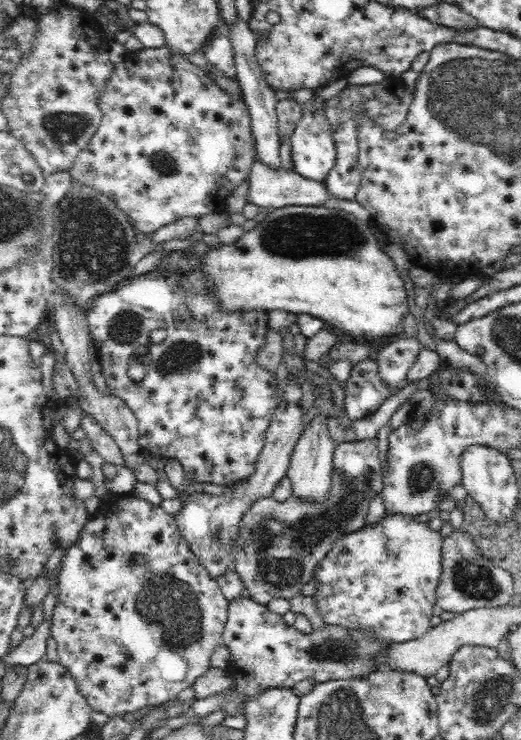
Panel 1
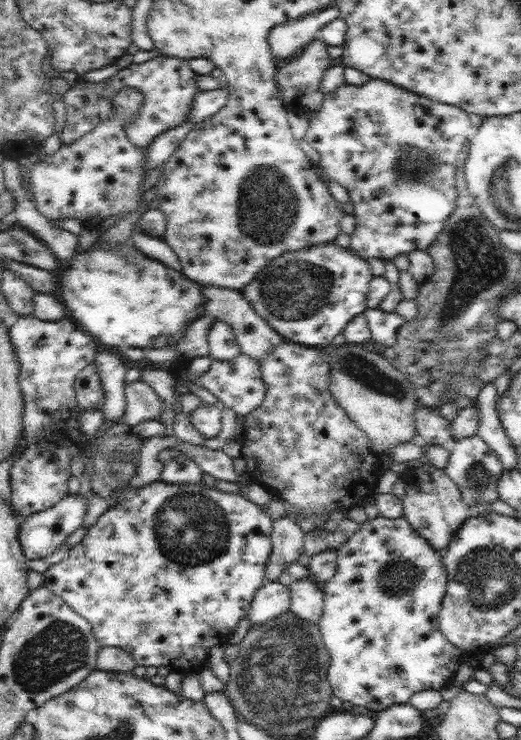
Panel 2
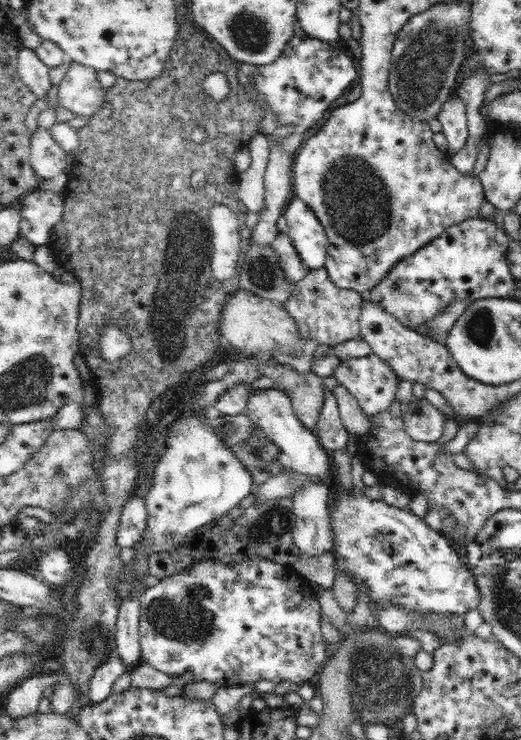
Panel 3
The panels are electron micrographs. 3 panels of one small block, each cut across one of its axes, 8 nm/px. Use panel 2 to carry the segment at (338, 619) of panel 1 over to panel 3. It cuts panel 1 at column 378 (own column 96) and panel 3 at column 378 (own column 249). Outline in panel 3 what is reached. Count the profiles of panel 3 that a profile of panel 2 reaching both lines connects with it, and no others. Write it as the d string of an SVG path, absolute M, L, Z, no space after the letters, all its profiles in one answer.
M346 488L328 500L330 524L334 532L336 572L352 574L356 584L366 582L370 590L370 610L388 602L416 612L460 614L480 606L480 590L468 564L450 546L442 532L434 532L412 510L398 510L384 500L368 500Z

